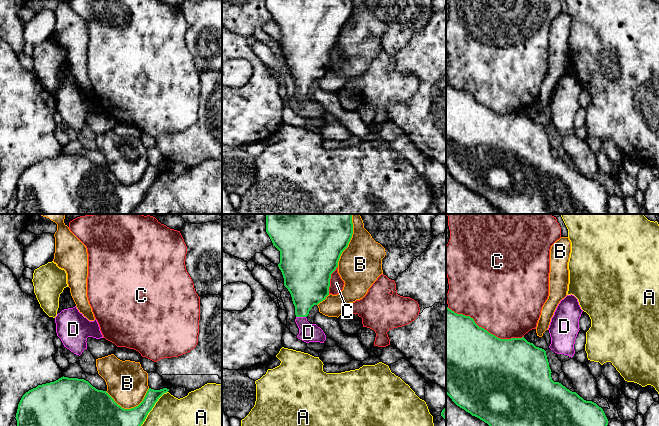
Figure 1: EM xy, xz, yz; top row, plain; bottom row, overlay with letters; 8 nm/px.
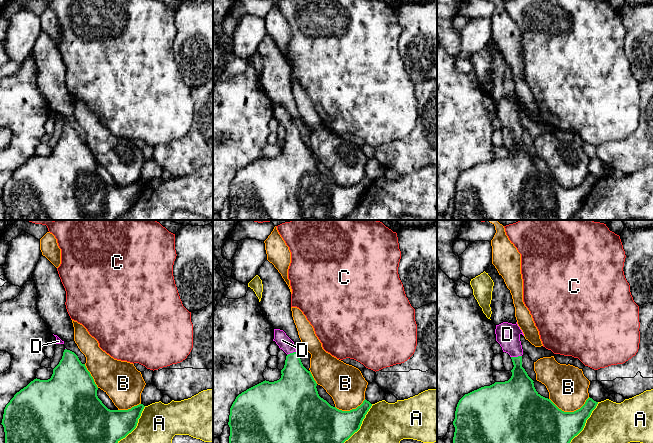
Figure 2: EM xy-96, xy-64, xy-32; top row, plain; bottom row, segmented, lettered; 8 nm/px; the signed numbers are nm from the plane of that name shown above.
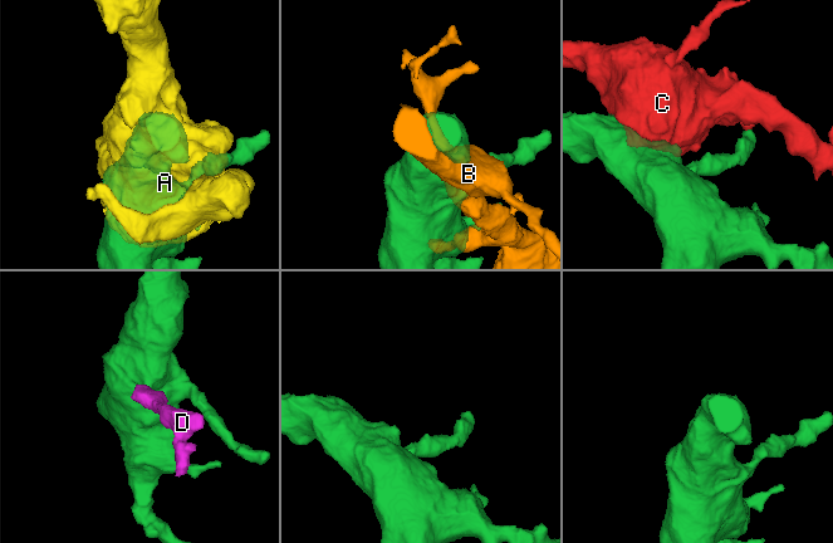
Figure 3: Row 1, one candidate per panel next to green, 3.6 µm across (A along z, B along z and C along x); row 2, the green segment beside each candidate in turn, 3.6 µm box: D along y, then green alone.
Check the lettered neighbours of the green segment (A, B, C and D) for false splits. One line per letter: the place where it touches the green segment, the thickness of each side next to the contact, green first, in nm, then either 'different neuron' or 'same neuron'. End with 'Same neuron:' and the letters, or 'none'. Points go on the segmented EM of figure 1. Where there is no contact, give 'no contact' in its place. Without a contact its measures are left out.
A: xy (152, 407) | 150/240 nm | different neuron
B: xz (350, 239) | 500/340 nm | different neuron
C: yz (484, 329) | 500/500 nm | different neuron
D: xz (301, 316) | 320/150 nm | same neuron
Same neuron: D

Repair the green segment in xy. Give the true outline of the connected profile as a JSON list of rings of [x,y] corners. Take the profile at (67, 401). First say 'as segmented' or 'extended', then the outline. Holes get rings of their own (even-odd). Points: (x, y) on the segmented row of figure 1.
as segmented | [[[63,376],[26,392],[15,418],[17,426],[141,426],[158,399],[168,391],[149,388],[138,406],[124,409],[106,391],[96,389],[88,381]]]

